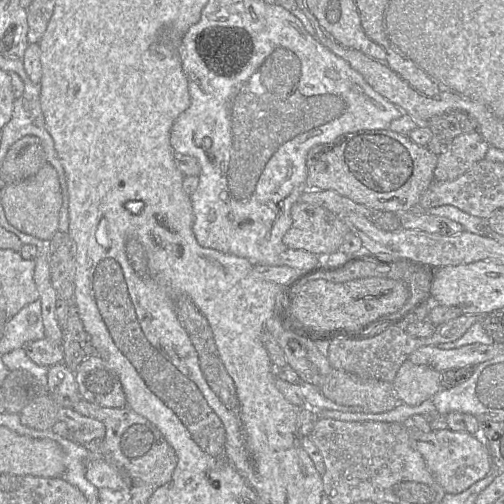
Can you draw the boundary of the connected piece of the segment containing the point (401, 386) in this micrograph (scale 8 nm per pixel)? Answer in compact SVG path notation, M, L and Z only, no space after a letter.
M406 360L399 368L392 385L399 403L417 406L441 389L440 377L440 371Z

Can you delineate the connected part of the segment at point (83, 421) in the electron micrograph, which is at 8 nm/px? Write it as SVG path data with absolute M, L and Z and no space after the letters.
M58 407L57 419L67 424L70 439L76 443L90 443L105 436L105 426L102 422L83 416L72 408Z

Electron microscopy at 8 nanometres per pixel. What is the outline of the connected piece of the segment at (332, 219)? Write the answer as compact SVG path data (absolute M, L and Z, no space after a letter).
M298 201L290 216L291 226L283 236L286 248L325 257L339 251L350 232L340 217L320 206Z

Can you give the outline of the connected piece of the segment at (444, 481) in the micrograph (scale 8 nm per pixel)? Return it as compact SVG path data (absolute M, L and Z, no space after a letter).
M408 427L411 445L423 456L429 471L446 494L458 494L491 471L493 458L481 435L450 429L432 430L428 433Z

